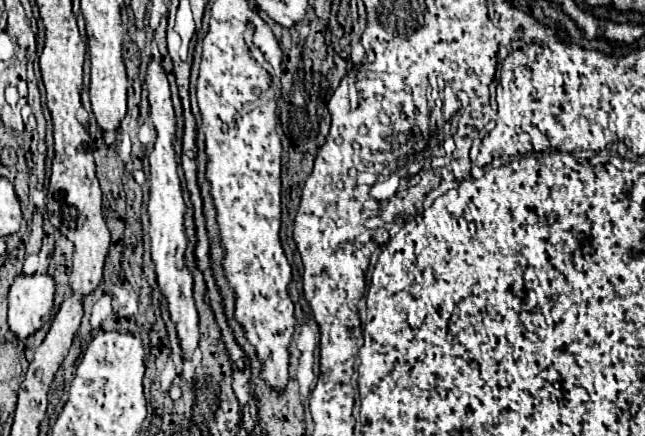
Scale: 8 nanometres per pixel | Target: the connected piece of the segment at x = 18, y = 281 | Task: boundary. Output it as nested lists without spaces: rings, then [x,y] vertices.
[[[19,274],[9,288],[9,328],[23,340],[35,334],[53,310],[55,282],[47,274]]]

